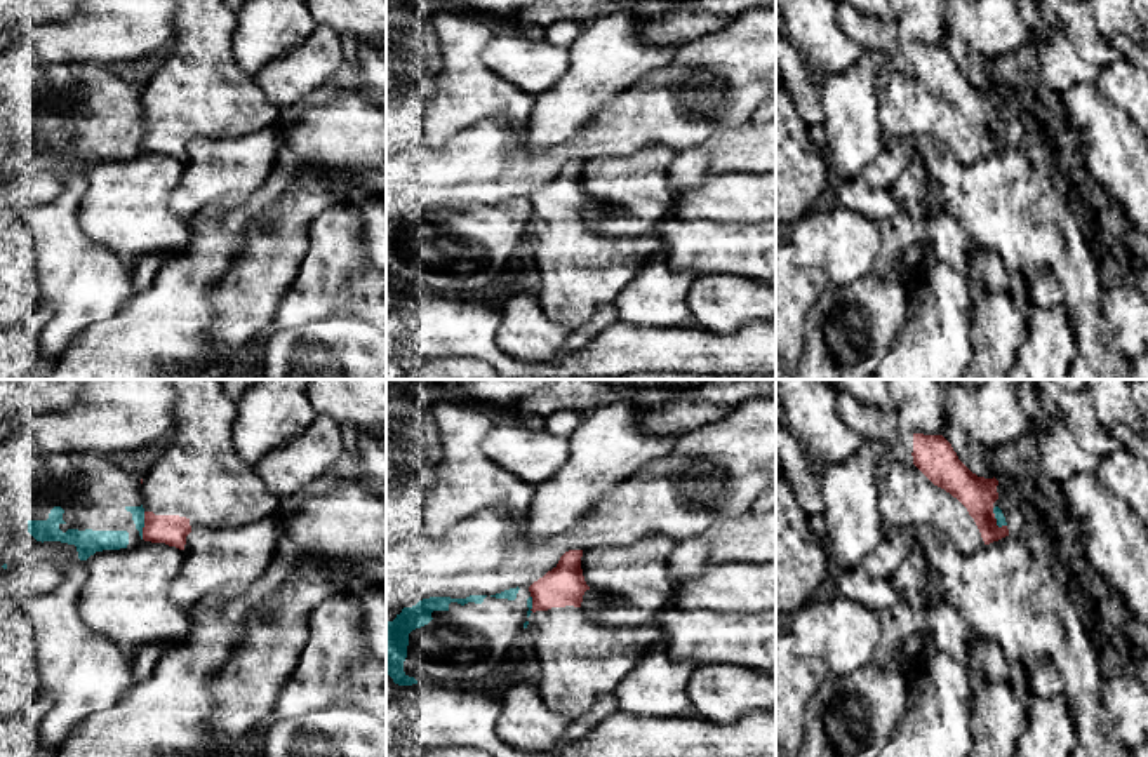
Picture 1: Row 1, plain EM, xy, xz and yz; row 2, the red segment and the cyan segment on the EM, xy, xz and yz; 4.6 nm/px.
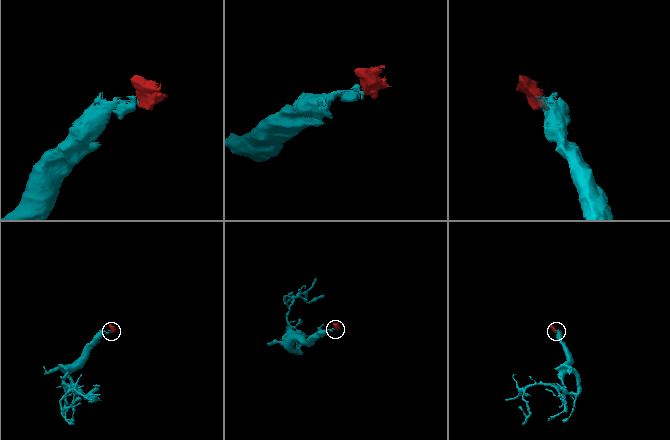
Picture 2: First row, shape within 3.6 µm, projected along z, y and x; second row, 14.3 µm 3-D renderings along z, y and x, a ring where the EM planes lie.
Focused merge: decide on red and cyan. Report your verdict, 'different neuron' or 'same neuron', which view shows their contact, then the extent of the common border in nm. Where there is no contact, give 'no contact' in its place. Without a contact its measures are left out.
different neuron | xy | 130 nm

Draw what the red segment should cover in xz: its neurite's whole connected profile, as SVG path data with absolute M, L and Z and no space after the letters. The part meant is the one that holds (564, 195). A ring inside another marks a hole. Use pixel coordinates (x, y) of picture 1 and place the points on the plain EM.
M583 160L565 162L551 181L529 197L532 223L527 237L534 247L532 266L539 273L536 296L544 313L572 332L586 325L600 305L614 303L647 259L663 251L663 240L652 233L626 238L602 237L583 221L583 211L605 212L611 207L600 205L586 195L581 167Z

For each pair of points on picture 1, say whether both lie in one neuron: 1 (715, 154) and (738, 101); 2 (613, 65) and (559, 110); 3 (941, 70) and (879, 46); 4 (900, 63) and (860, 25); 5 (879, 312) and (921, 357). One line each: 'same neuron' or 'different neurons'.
1: different neurons
2: same neuron
3: same neuron
4: same neuron
5: different neurons

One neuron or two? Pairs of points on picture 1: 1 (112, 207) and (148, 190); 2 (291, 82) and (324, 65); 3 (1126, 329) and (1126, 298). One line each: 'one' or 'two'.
1: one
2: one
3: one

